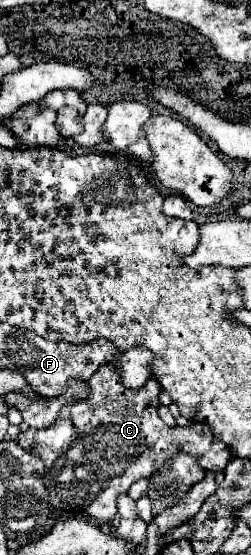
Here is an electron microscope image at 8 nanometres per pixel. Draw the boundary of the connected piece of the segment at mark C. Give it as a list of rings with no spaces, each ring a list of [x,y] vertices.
[[[106,363],[100,365],[92,379],[88,379],[88,387],[90,395],[84,401],[66,403],[50,427],[28,429],[18,435],[20,447],[36,453],[46,465],[46,489],[50,491],[52,507],[64,511],[84,511],[98,521],[112,521],[118,513],[118,495],[128,493],[134,481],[150,477],[178,453],[192,453],[206,471],[224,471],[232,459],[228,447],[212,435],[208,423],[192,423],[192,427],[168,427],[160,421],[156,413],[160,383],[156,379],[148,379],[148,385],[142,389],[128,389],[122,383],[120,371],[112,363]]]

